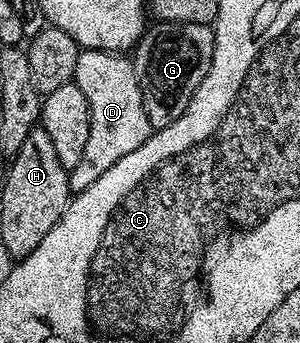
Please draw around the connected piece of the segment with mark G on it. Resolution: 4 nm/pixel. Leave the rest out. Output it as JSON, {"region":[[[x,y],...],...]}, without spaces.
{"region":[[[156,23],[136,42],[136,78],[142,91],[142,103],[146,107],[146,119],[150,119],[153,130],[170,127],[170,123],[186,111],[194,91],[198,91],[202,79],[206,79],[206,71],[210,71],[215,38],[216,31],[212,25]]]}

